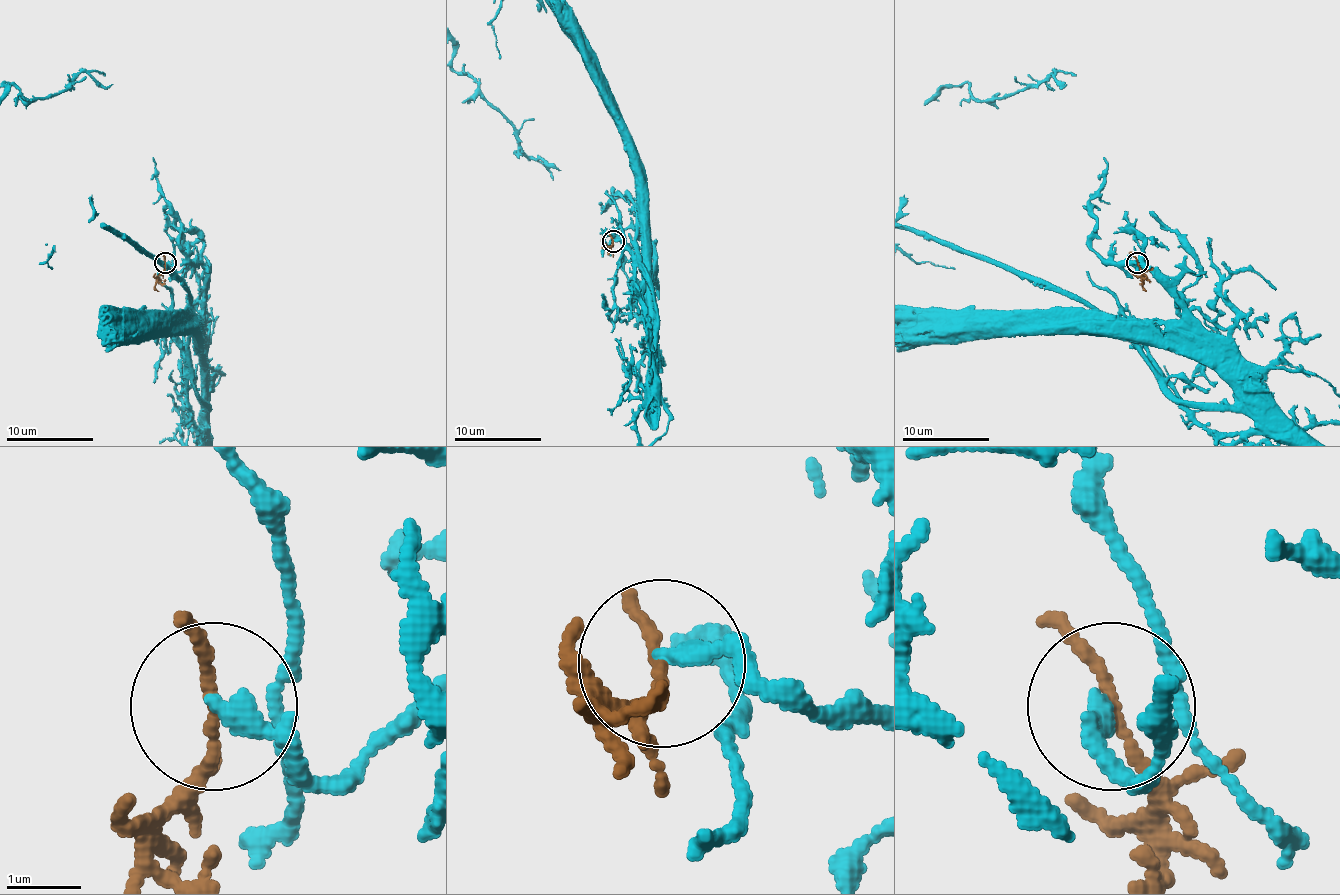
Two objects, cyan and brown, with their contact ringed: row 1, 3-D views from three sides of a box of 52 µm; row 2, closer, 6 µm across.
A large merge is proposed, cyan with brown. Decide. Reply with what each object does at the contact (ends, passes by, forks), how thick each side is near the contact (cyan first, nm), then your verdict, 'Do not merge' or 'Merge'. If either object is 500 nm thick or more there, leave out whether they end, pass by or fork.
At the ring cyan ends. At the ring brown passes by. Thickness 280 nm (cyan) against 140 nm. Do not merge

